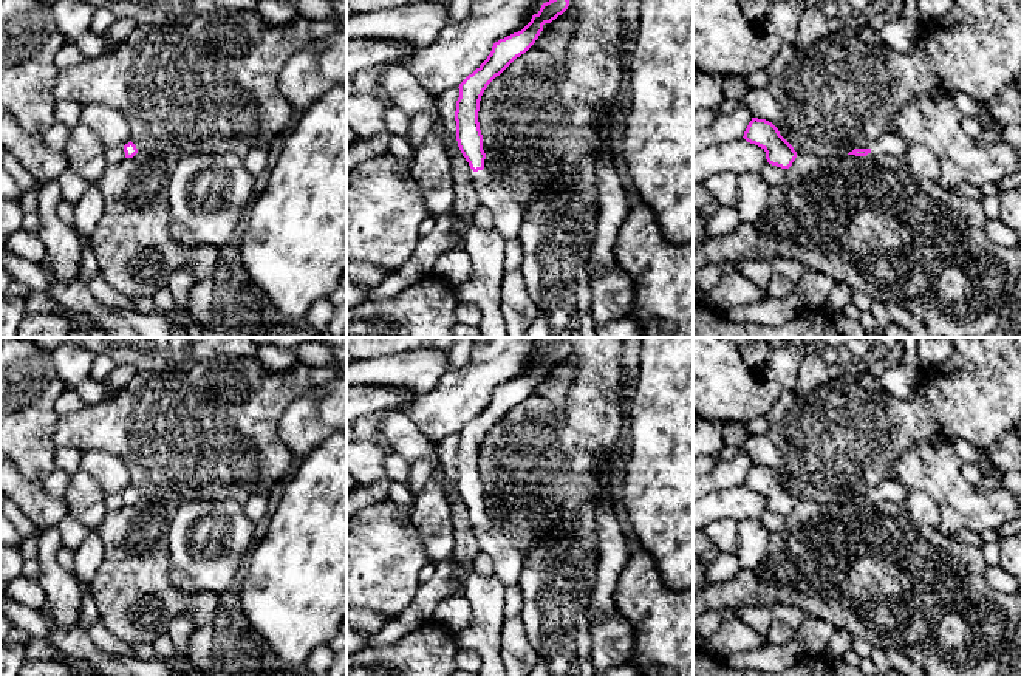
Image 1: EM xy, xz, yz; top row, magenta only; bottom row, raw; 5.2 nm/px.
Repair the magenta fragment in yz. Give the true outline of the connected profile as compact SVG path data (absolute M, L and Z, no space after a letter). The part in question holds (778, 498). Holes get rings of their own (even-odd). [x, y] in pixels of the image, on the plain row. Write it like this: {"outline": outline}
{"outline": "M752 464L743 484L761 493L766 498L767 509L772 512L789 515L797 504L794 493L766 466Z"}

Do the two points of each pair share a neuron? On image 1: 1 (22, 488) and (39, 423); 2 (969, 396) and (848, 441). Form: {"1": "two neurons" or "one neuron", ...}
{"1": "two neurons", "2": "one neuron"}

